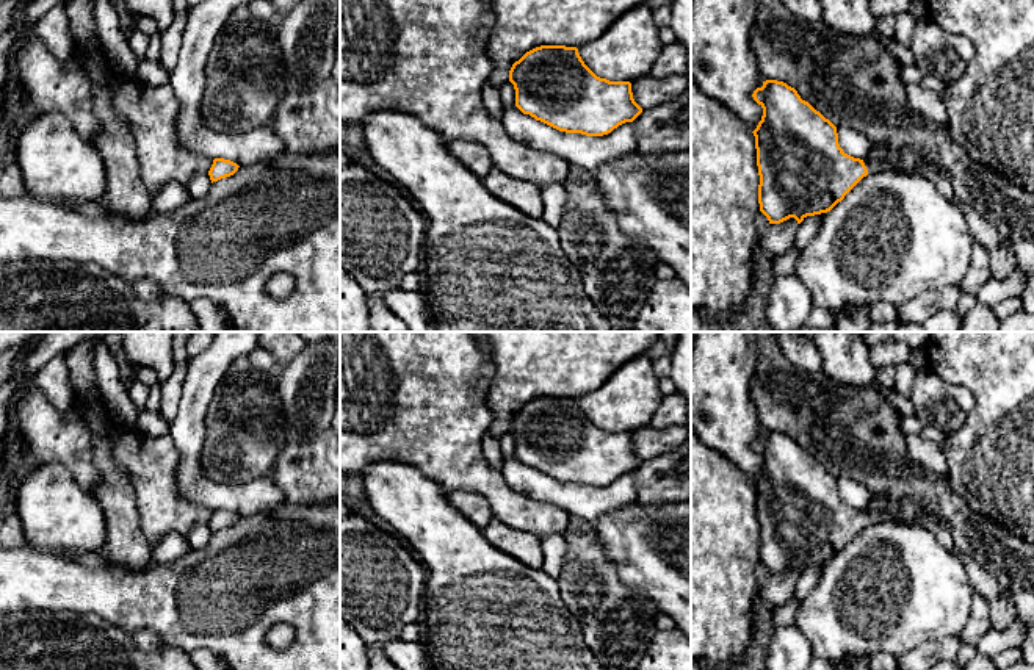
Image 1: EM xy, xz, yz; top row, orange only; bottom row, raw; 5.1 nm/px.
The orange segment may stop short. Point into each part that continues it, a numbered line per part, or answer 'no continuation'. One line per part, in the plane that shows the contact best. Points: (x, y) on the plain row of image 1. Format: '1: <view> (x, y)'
1: yz (889, 514)

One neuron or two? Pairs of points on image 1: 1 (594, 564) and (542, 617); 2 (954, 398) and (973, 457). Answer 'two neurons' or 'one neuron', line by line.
1: two neurons
2: two neurons

